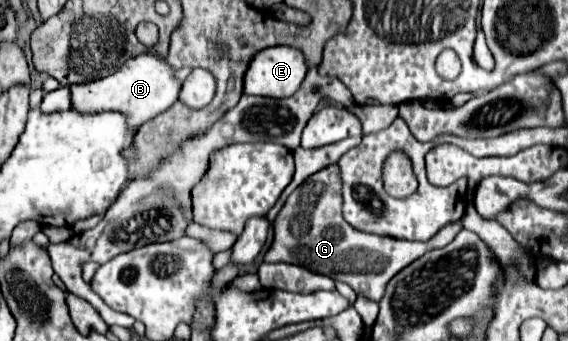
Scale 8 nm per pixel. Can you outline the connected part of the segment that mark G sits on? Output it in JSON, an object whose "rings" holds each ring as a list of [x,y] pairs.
{"rings":[[[334,163],[318,171],[318,175],[306,179],[306,183],[302,183],[302,187],[296,187],[294,193],[288,197],[282,211],[274,219],[274,241],[264,255],[264,261],[284,261],[308,267],[310,271],[318,271],[320,275],[328,275],[334,281],[350,285],[358,295],[362,293],[370,301],[380,301],[388,281],[398,271],[420,259],[424,253],[446,247],[460,229],[460,221],[450,223],[450,227],[444,227],[442,231],[438,231],[438,235],[434,235],[434,239],[428,239],[426,243],[398,241],[356,231],[342,217],[342,177],[338,163]]]}

